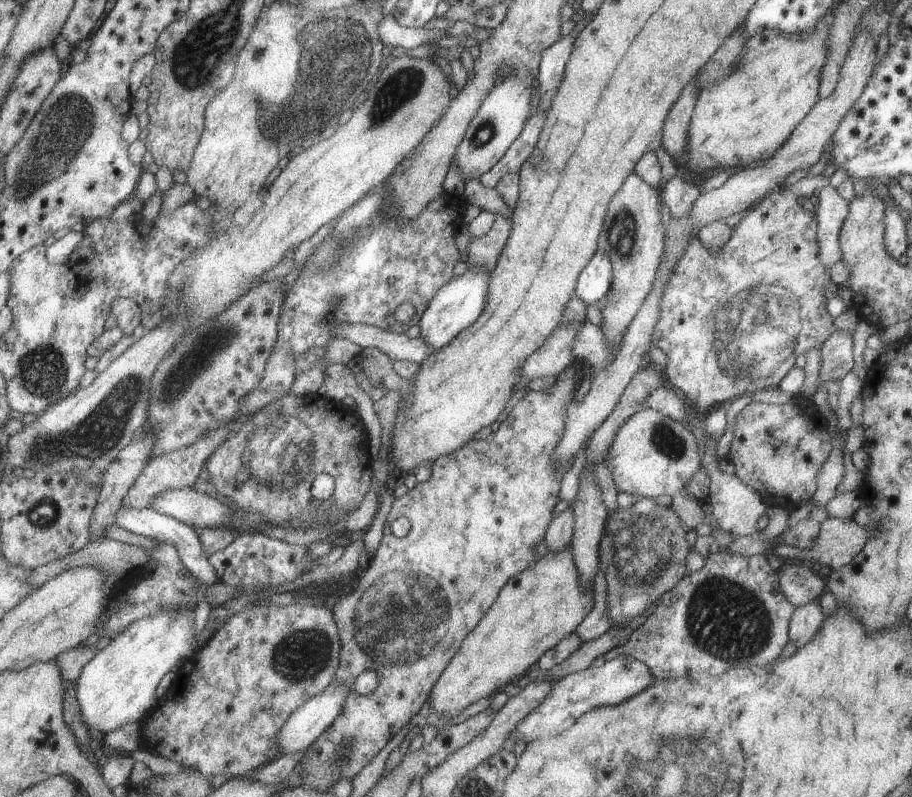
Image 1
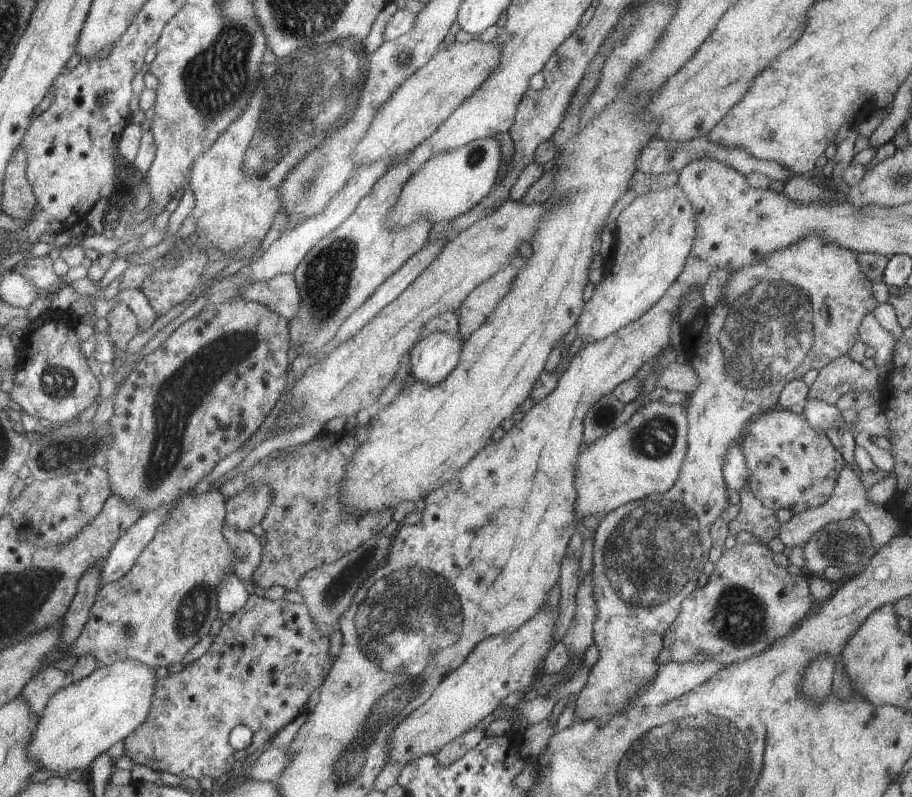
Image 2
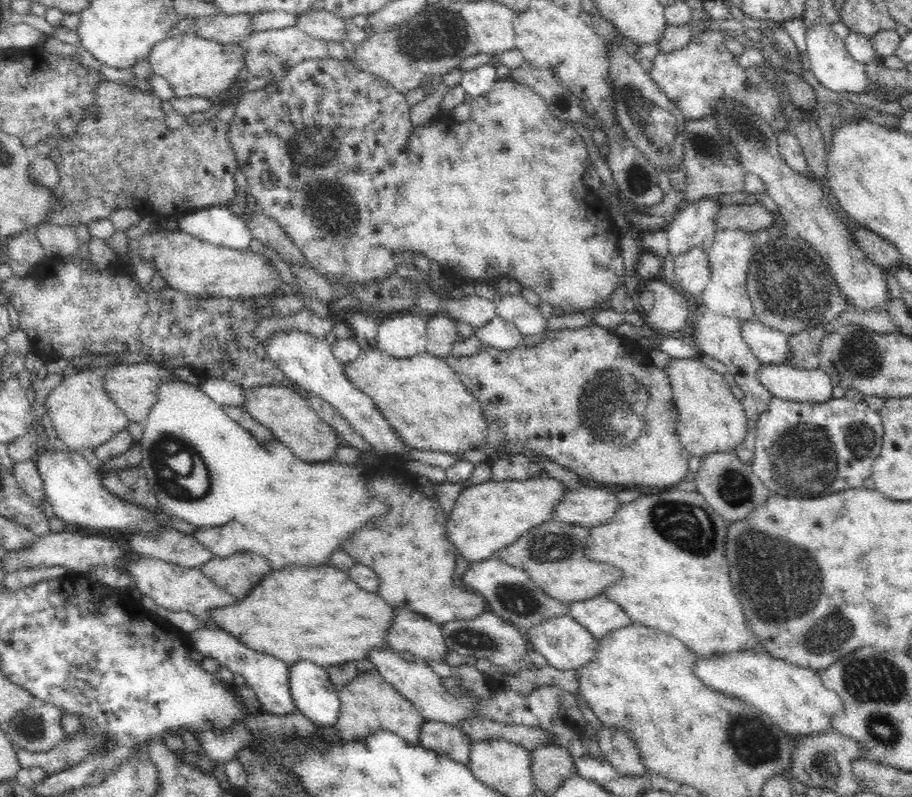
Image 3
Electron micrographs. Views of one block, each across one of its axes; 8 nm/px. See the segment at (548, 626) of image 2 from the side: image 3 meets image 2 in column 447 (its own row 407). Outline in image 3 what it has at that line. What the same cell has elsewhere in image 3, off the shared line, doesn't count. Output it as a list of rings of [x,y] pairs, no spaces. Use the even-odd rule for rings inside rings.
[[[672,358],[666,370],[672,379],[674,408],[678,413],[678,440],[698,458],[712,453],[732,453],[749,436],[749,419],[746,409],[732,393],[723,374],[710,368],[699,359]]]

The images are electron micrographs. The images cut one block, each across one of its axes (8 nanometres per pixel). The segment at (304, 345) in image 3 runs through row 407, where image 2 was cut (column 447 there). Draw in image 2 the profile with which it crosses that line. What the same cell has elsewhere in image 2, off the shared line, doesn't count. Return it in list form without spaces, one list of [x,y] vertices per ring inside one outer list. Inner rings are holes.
[[[434,332],[421,338],[410,353],[410,373],[418,382],[438,386],[460,364],[464,340],[459,335]]]

